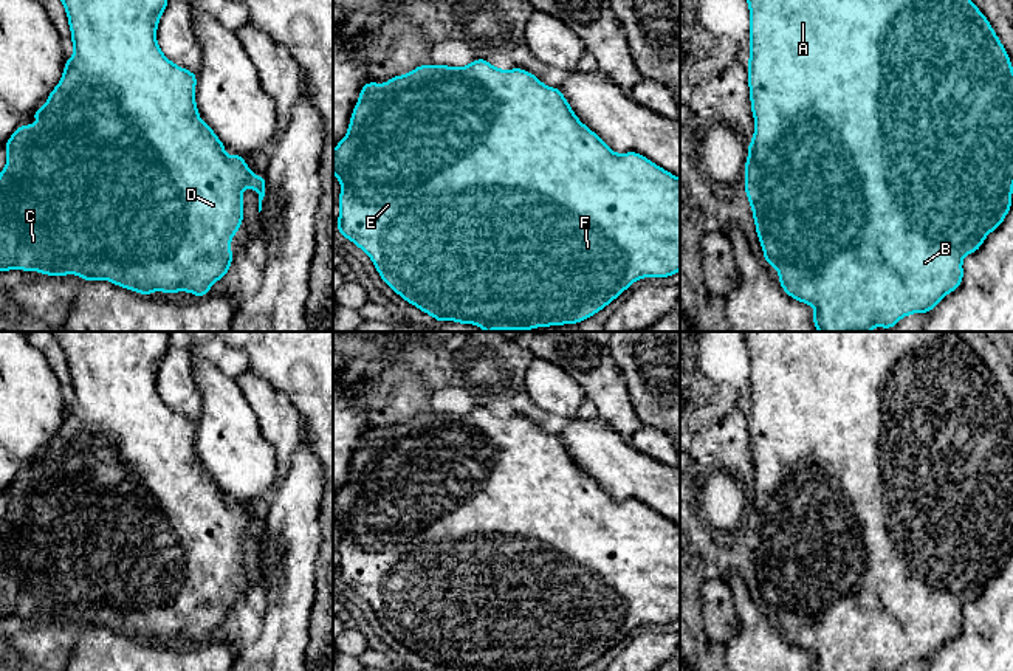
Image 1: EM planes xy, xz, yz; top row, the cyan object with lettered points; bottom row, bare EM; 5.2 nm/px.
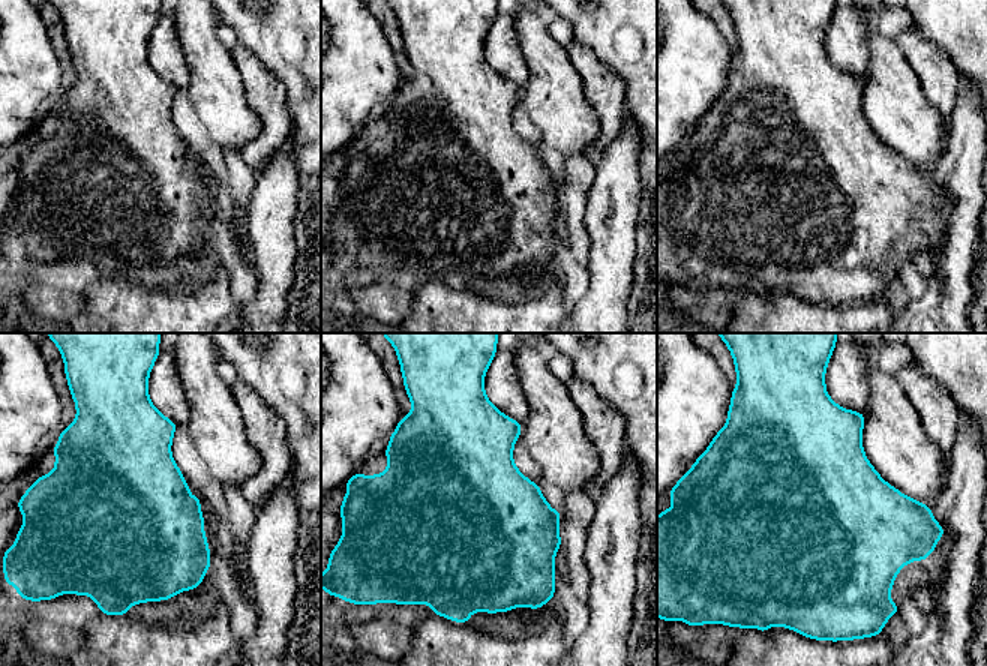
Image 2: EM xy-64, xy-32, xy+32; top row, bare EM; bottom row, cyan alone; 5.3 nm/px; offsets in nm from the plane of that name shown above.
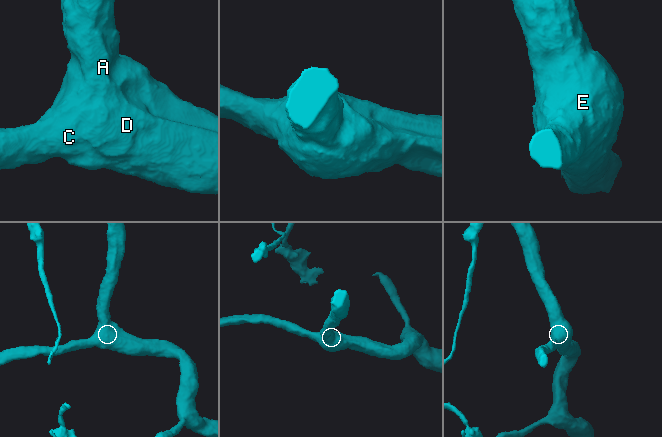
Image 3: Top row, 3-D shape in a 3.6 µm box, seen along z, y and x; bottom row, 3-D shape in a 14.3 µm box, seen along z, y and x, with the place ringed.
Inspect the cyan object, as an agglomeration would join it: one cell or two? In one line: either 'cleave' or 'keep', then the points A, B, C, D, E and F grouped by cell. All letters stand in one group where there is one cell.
keep; A B C D E F

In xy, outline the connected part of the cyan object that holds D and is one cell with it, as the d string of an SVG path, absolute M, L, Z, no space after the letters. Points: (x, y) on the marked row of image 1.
M62 0L71 29L74 56L65 59L64 74L56 88L46 96L46 104L34 110L37 126L22 126L14 130L5 147L6 166L0 174L0 271L36 270L46 276L77 274L87 280L105 279L127 290L152 296L153 290L172 294L189 291L197 298L206 296L209 288L231 268L234 253L229 248L232 236L243 220L242 192L248 186L259 194L259 212L265 197L266 177L257 177L246 166L242 153L228 157L225 146L214 130L200 121L195 104L197 74L170 62L156 42L156 26L169 0Z

